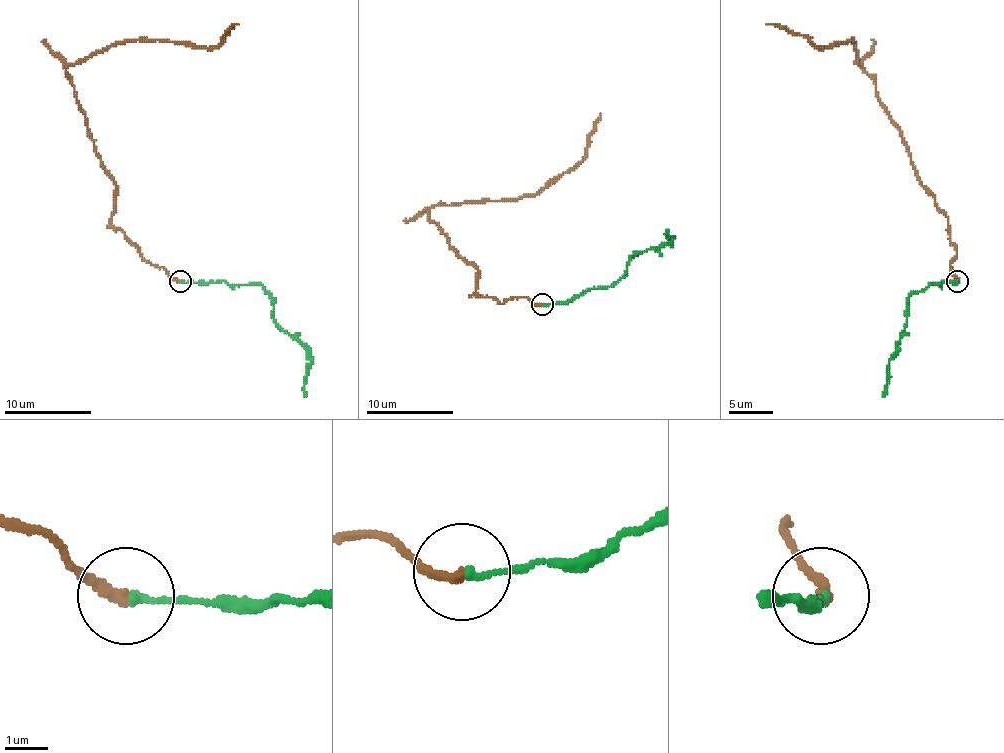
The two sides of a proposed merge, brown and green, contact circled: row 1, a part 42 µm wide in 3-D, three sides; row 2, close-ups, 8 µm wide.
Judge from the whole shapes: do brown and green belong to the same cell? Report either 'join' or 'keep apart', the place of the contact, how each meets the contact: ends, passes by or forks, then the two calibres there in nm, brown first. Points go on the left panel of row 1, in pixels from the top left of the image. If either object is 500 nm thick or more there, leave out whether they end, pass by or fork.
keep apart; at (180, 281); brown ends there; green ends there; 260 nm thick on the brown side, 170 nm on the other

